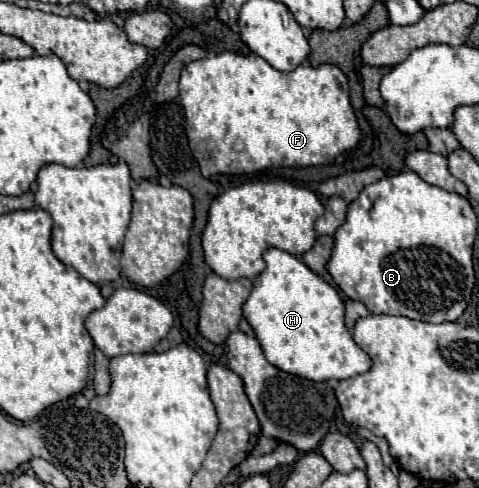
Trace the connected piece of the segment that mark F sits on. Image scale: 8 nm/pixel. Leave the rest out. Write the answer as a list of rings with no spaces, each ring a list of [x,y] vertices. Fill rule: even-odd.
[[[221,52],[217,56],[211,56],[211,58],[203,58],[203,60],[195,60],[191,64],[187,64],[181,72],[181,80],[179,80],[179,98],[181,98],[181,104],[185,108],[185,132],[187,132],[187,140],[189,140],[189,148],[195,156],[195,160],[199,162],[199,168],[201,168],[201,174],[205,178],[213,176],[213,174],[251,174],[251,172],[261,172],[261,170],[267,170],[267,168],[281,168],[281,166],[287,166],[287,168],[305,168],[305,166],[321,166],[321,164],[329,164],[335,160],[337,154],[345,152],[345,150],[351,150],[357,146],[357,142],[361,140],[361,128],[359,128],[359,122],[357,122],[357,116],[351,108],[351,102],[349,102],[349,86],[347,86],[347,78],[345,74],[333,66],[333,64],[321,64],[321,66],[299,66],[295,68],[293,72],[279,72],[275,70],[271,64],[267,64],[261,56],[255,56],[255,54],[249,54],[249,56],[243,56],[243,54],[235,54],[235,52]]]

